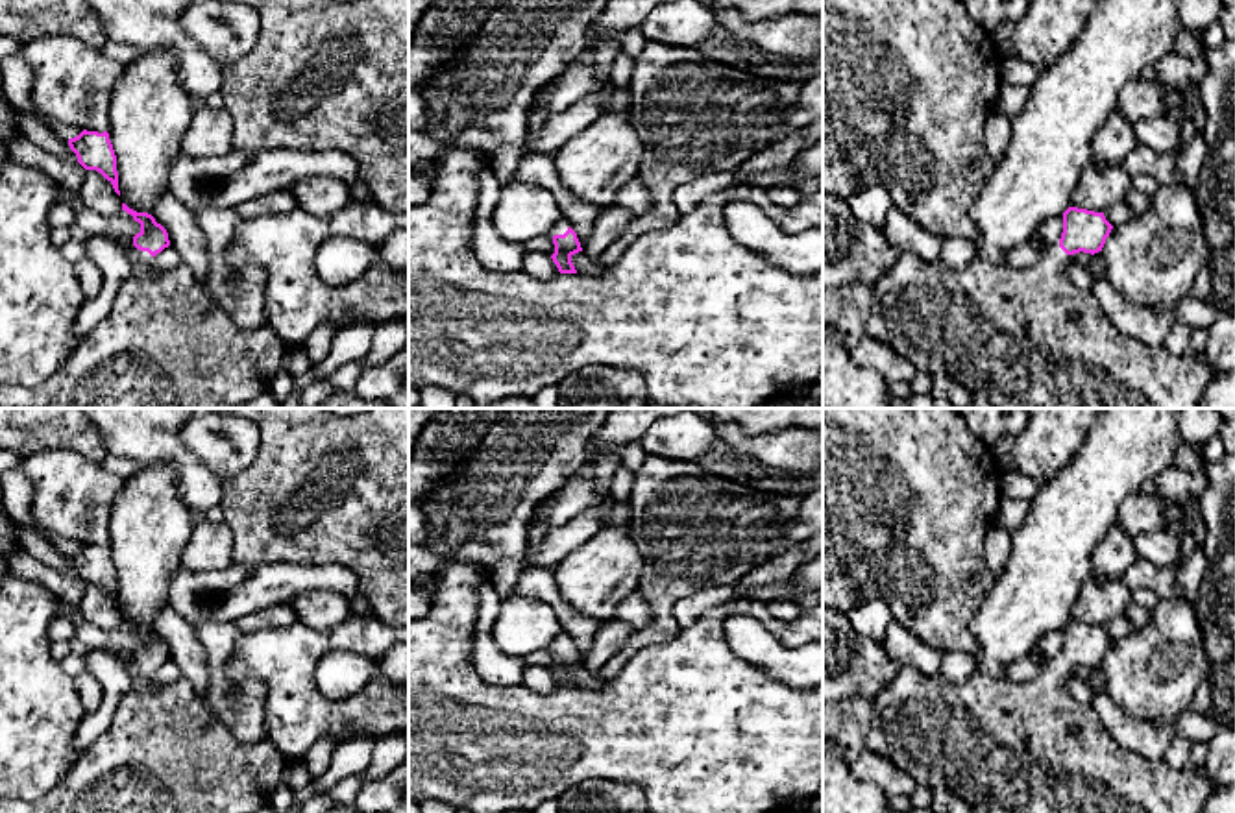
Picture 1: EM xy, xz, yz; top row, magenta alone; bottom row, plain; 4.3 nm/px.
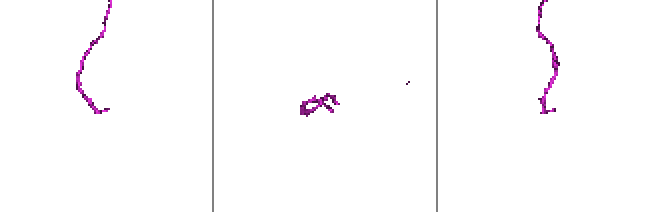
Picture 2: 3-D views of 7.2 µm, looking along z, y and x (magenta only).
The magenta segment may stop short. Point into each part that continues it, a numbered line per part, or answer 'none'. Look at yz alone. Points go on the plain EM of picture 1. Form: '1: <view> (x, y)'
1: yz (1030, 747)

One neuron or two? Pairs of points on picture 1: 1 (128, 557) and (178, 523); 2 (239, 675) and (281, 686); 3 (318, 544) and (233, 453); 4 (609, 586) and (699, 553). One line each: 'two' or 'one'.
1: one
2: one
3: two
4: two

